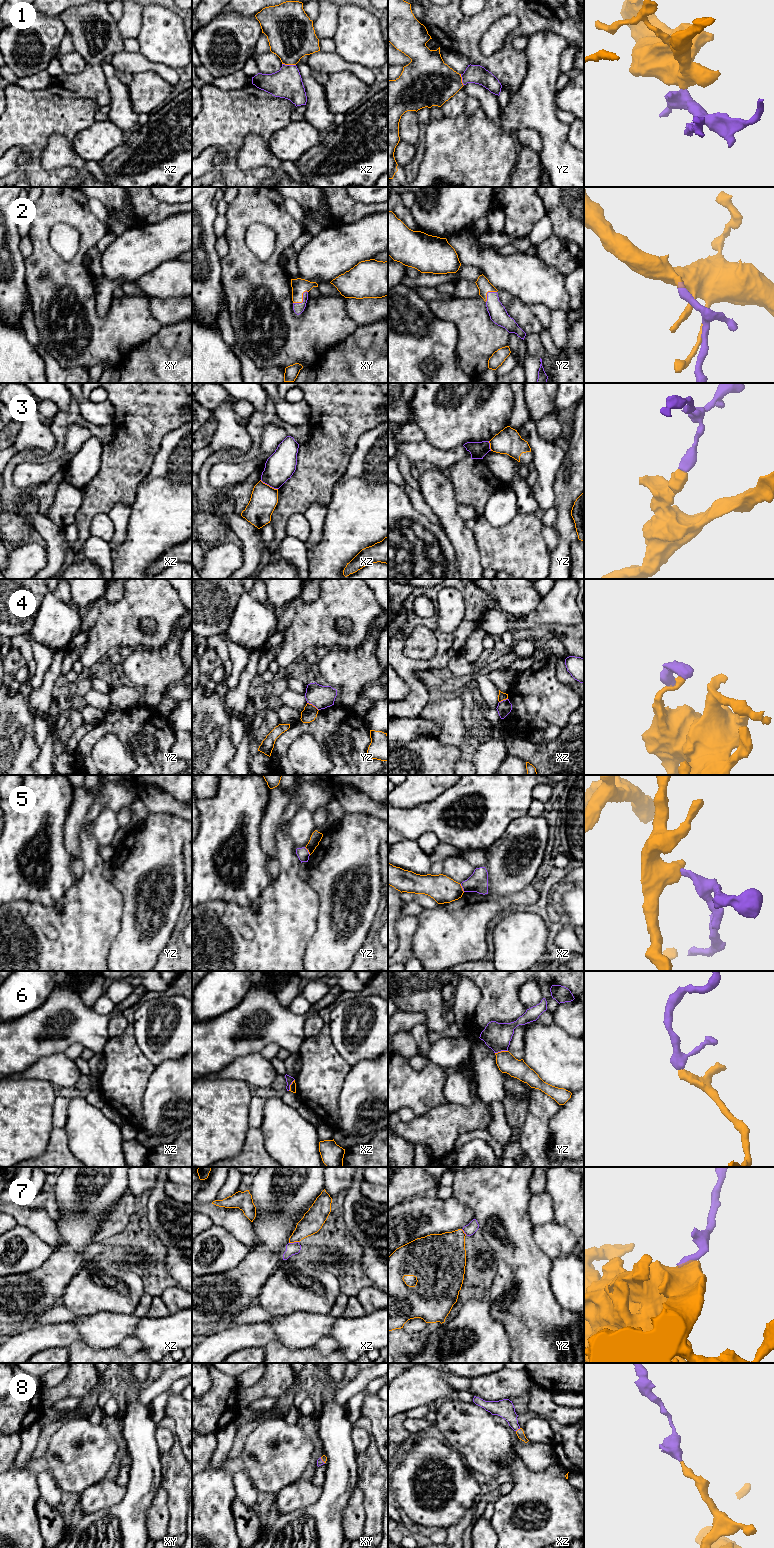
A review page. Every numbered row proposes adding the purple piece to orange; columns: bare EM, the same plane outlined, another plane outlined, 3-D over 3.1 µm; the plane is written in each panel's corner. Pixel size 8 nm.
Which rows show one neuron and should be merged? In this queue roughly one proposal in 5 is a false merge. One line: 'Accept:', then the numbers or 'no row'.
Accept: 1, 2, 4, 8

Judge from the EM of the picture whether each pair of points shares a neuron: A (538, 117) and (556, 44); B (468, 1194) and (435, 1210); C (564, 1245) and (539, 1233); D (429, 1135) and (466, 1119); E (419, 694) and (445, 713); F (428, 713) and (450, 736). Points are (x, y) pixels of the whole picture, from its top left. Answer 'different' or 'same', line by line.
A: same
B: different
C: same
D: same
E: different
F: same

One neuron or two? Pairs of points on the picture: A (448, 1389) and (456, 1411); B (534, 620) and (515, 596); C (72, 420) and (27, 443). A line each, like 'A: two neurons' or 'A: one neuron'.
A: two neurons
B: two neurons
C: two neurons

